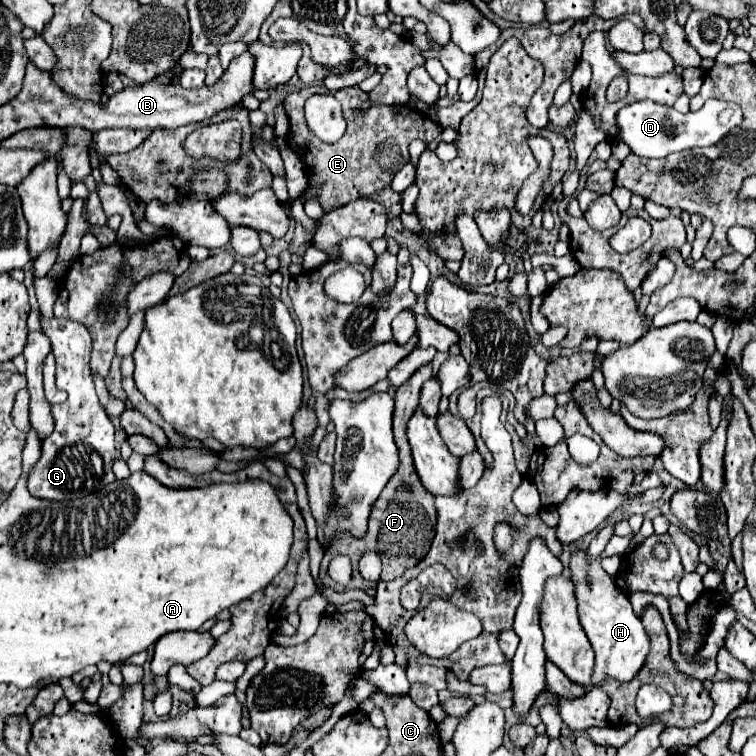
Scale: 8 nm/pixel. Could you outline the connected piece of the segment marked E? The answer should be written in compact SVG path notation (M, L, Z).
M308 87L296 93L290 93L284 99L284 109L290 119L290 135L288 147L296 151L302 159L306 151L312 151L312 175L308 179L308 189L304 197L316 195L322 203L324 211L332 211L350 201L374 195L376 191L388 187L394 173L408 163L408 145L414 139L422 139L426 145L432 143L444 129L426 115L410 109L408 105L372 105L366 111L356 111L358 105L368 101L368 93L360 87L346 89L346 121L348 129L338 143L320 141L304 121L304 103L314 93L328 93L322 87Z

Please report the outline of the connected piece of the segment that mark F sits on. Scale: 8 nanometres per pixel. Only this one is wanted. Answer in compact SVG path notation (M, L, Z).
M432 363L422 365L404 385L400 385L396 389L396 411L394 411L394 439L396 445L400 449L400 467L396 471L396 489L388 487L388 495L386 499L378 499L376 507L372 509L370 515L370 527L368 527L368 535L364 539L336 539L336 543L332 543L332 547L324 553L322 565L320 565L320 579L322 583L326 583L330 589L336 589L334 581L328 575L328 563L332 561L332 557L336 555L348 555L352 561L352 589L366 589L366 587L376 587L374 581L366 581L360 577L358 573L358 559L362 557L362 553L374 549L382 555L382 581L392 581L394 577L404 575L406 569L414 567L420 559L424 559L424 555L428 553L428 547L432 545L434 533L436 533L436 507L434 507L434 495L430 491L424 489L424 485L420 483L420 477L416 475L414 467L412 467L412 457L408 451L408 441L404 435L404 425L408 423L408 419L412 417L412 411L418 407L418 399L420 399L420 389L422 383L428 381L432 377Z

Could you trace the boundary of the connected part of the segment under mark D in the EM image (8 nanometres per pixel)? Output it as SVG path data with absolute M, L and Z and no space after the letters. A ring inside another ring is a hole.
M646 99L646 101L630 103L616 113L616 127L618 127L616 139L628 145L630 151L638 157L660 159L660 157L668 157L684 149L716 145L724 135L728 135L740 123L742 123L742 111L734 103L708 99L704 107L698 109L696 113L690 111L682 115L674 111L672 107L664 107Z

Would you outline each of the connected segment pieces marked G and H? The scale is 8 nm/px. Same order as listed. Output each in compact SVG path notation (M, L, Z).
M40 317L40 325L48 335L52 353L56 357L56 385L58 389L64 389L68 393L68 399L60 405L52 405L56 427L52 435L44 439L42 457L30 469L26 487L34 497L68 501L90 495L92 491L98 491L100 487L114 481L114 425L102 409L94 391L94 381L90 377L92 339L88 335L88 329L76 321L62 317Z
M634 534L623 537L612 536L596 563L586 563L584 551L576 551L570 561L572 581L576 585L580 623L594 649L594 673L592 673L594 687L602 685L608 679L614 679L620 683L632 681L634 675L642 669L642 665L650 653L650 639L644 631L642 621L634 615L630 599L626 595L620 595L620 591L616 591L612 577L606 571L602 571L602 567L600 567L602 557L614 554L622 555L633 537Z

